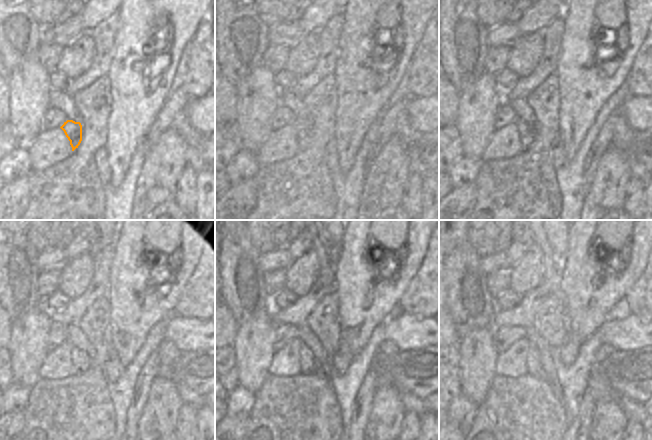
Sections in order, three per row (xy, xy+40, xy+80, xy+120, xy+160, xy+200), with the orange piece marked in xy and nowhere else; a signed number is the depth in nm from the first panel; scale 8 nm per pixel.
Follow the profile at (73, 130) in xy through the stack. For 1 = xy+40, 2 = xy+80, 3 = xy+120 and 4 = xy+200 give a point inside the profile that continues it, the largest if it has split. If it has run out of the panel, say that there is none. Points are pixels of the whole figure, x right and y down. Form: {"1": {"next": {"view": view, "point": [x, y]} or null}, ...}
{"1": {"next": {"view": "xy+40", "point": [303, 132]}}, "2": {"next": {"view": "xy+80", "point": [527, 133]}}, "3": {"next": {"view": "xy+120", "point": [81, 361]}}, "4": {"next": {"view": "xy+200", "point": [533, 361]}}}

